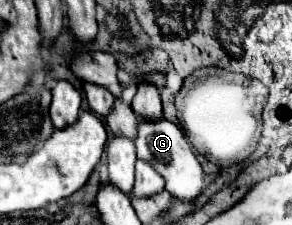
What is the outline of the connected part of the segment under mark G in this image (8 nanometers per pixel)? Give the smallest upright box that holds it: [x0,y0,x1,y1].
[135,120,207,202]

